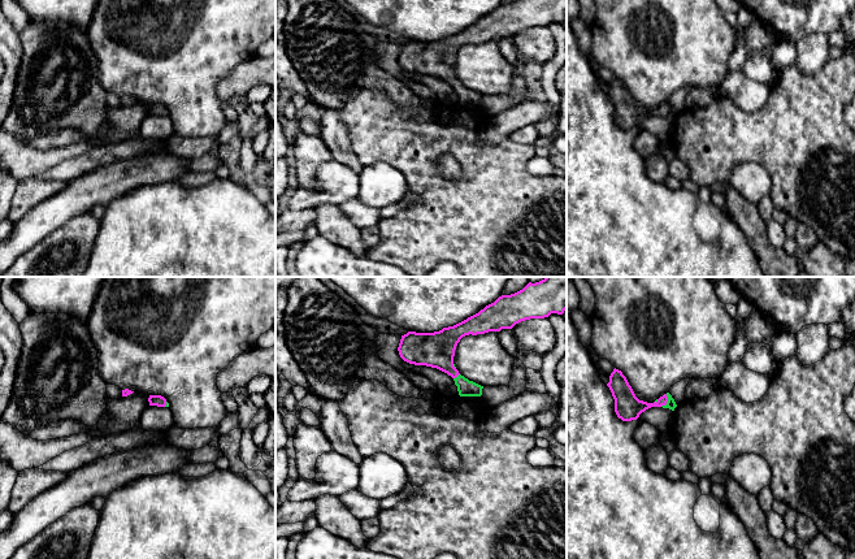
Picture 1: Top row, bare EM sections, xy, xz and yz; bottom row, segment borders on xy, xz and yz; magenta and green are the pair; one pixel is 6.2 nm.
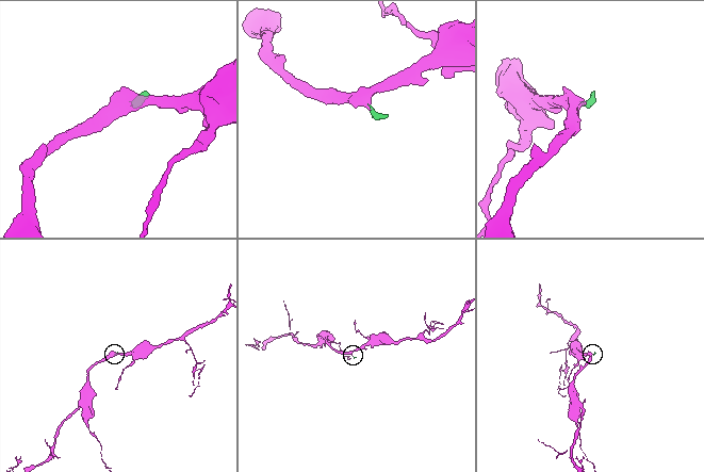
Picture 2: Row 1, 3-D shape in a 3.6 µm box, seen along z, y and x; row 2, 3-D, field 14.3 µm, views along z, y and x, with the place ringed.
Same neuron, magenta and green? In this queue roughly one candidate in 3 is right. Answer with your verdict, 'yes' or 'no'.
yes

